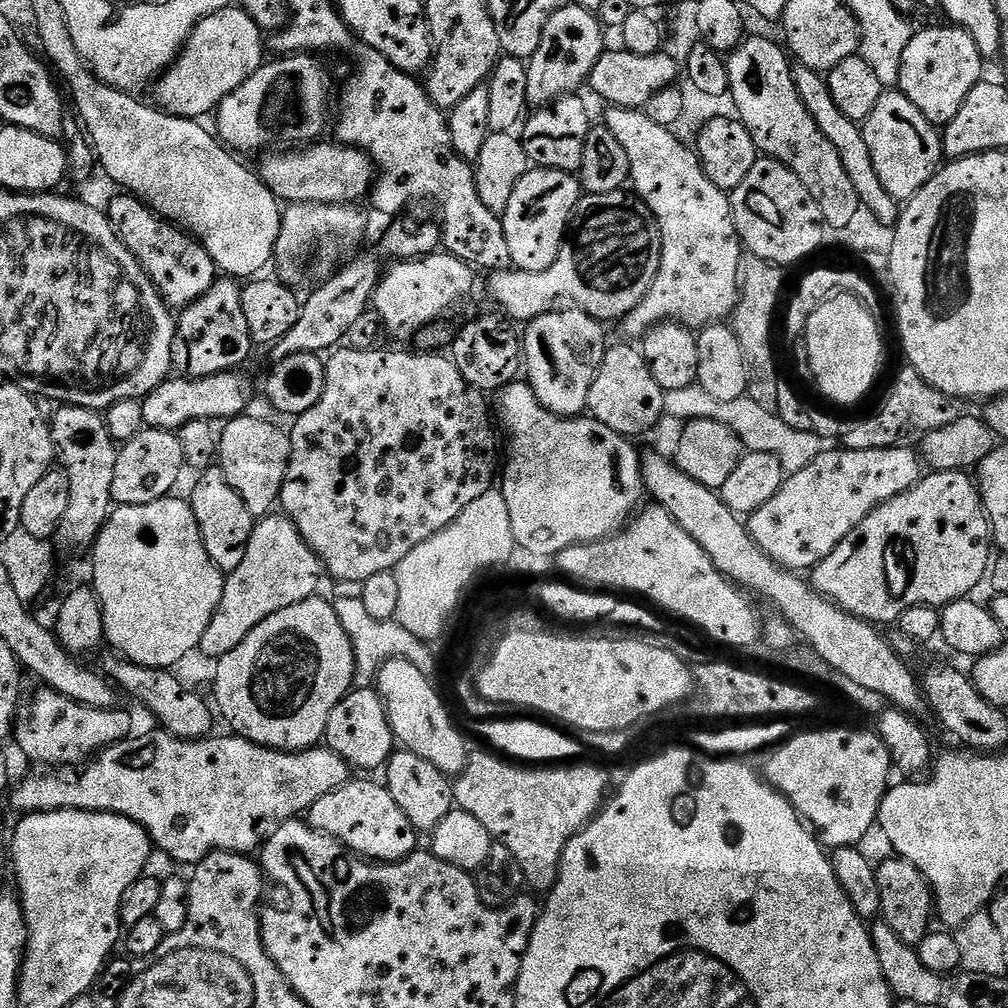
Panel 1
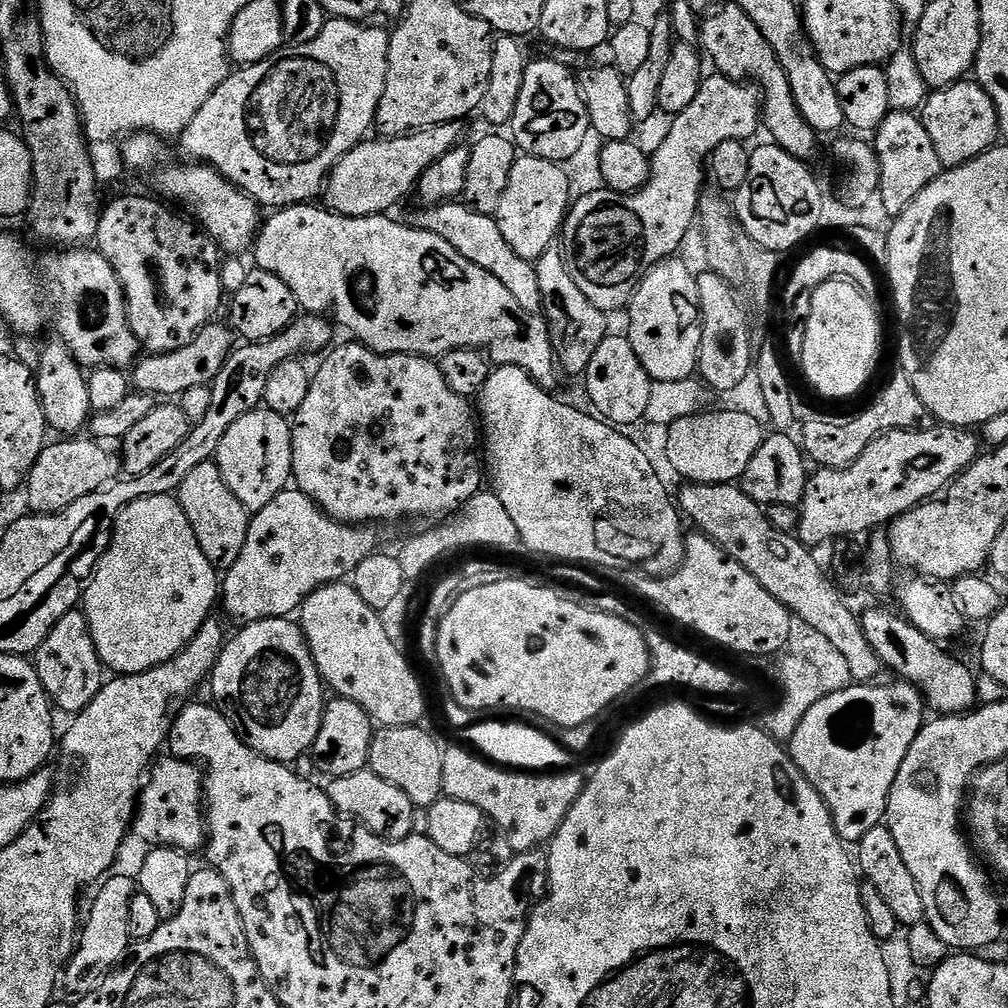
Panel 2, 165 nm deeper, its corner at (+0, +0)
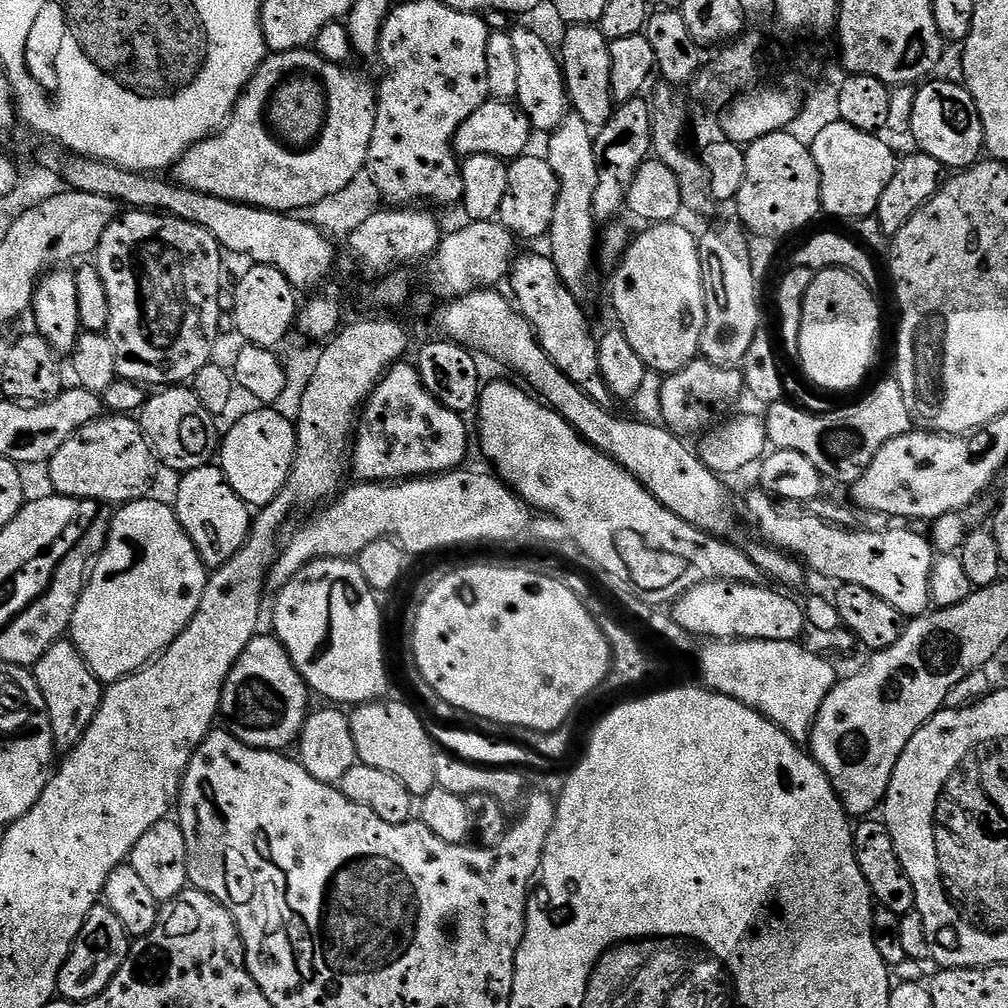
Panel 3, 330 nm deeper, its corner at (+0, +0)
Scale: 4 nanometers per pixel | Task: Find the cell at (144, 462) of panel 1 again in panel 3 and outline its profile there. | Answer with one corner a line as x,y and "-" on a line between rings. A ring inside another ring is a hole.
168,386
157,396
149,395
144,401
144,405
138,413
138,423
142,434
148,440
148,444
159,463
164,464
170,471
175,474
183,474
190,470
198,470
202,466
213,463
217,459
218,449
222,443
221,429
216,429
218,424
217,417
210,414
210,410
206,410
206,406
202,406
202,402
198,402
198,398
192,393
191,387
188,386

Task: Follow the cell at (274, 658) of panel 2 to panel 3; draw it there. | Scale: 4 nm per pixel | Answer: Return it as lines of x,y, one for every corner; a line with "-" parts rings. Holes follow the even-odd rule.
257,634
246,646
244,653
238,658
238,662
230,670
230,674
224,683
224,693
220,699
220,712
228,719
227,727
232,735
247,744
250,748
262,748
265,750
284,750
287,744
295,745
302,729
304,721
310,715
308,708
308,696
310,689
304,683
304,679
298,674
290,654
276,639
275,635

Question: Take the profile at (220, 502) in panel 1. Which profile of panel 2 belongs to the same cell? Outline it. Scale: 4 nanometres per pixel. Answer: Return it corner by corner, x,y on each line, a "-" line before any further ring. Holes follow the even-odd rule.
212,460
202,462
202,466
190,470
186,482
182,482
178,499
194,530
194,538
198,538
198,546
202,546
202,554
210,558
217,573
229,572
242,555
242,546
246,546
250,513
234,498
230,486
226,486
222,470

